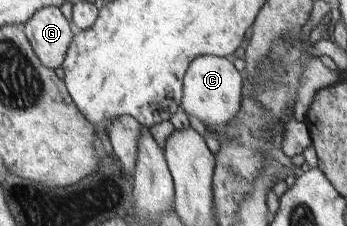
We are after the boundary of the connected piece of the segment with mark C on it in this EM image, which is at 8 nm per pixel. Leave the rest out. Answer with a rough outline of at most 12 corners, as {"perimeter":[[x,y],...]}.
{"perimeter":[[198,57],[182,107],[205,126],[242,109],[244,72],[231,58]]}

